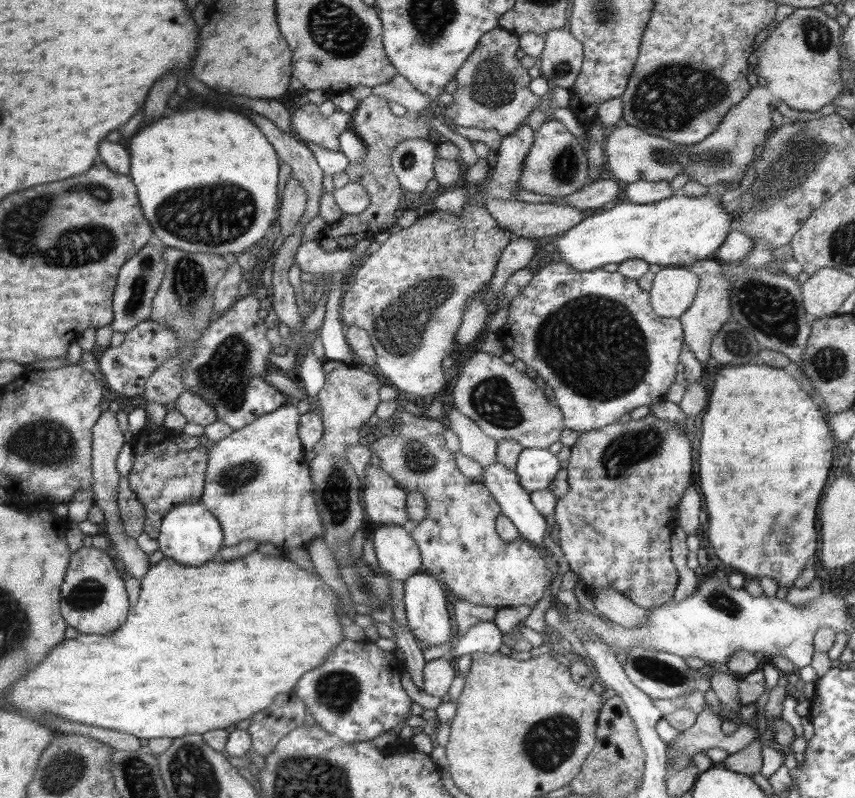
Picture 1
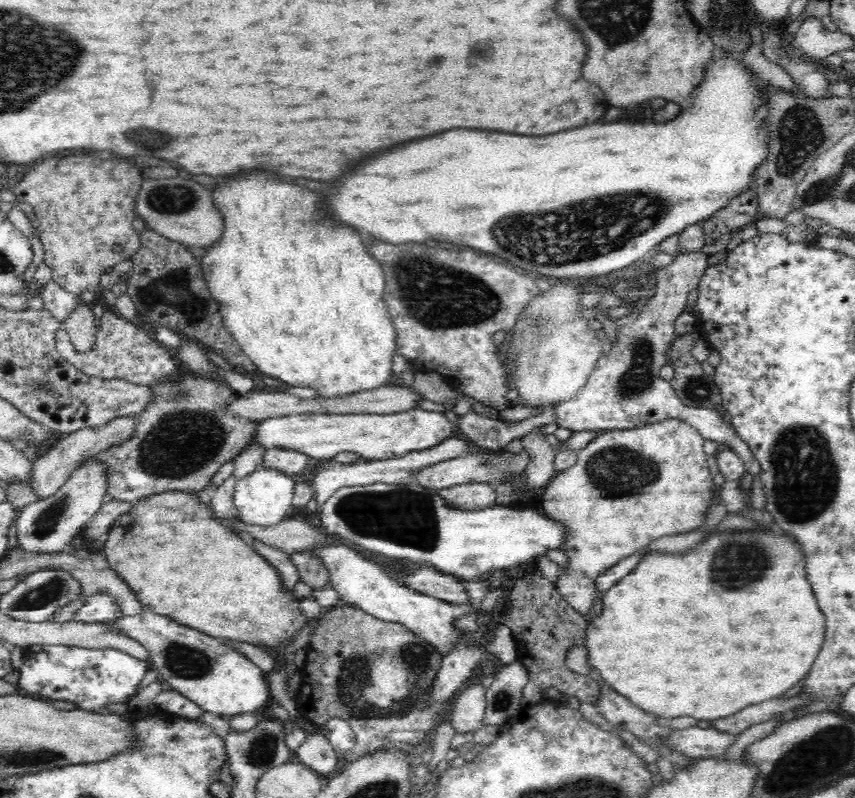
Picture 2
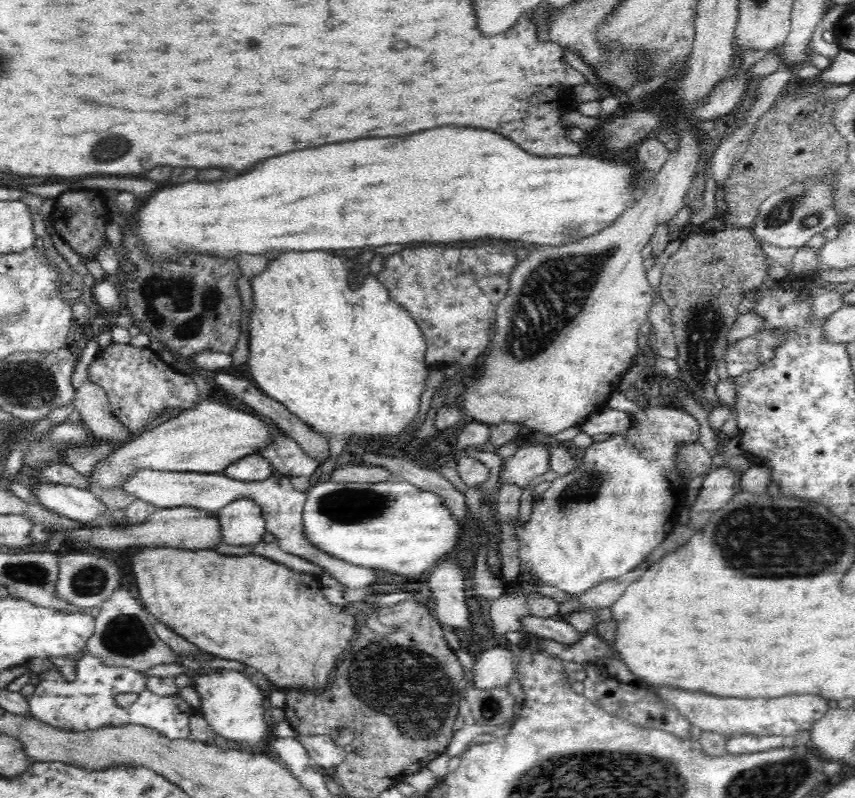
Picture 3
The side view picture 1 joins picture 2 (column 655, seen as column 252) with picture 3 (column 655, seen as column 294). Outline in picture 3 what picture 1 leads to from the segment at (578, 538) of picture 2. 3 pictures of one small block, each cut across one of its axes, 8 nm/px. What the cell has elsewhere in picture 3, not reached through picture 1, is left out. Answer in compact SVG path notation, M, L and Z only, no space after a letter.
M657 401L655 403L641 403L640 410L632 415L632 424L628 430L624 432L616 432L611 437L602 442L593 442L592 446L583 450L579 454L580 462L576 466L574 472L569 472L564 476L556 477L550 487L542 493L537 499L533 499L531 517L525 522L520 523L518 517L513 520L513 531L516 534L520 550L518 550L518 558L520 558L520 569L517 577L512 582L506 582L506 589L497 599L490 602L490 618L492 619L493 630L496 634L506 634L506 632L520 631L522 632L522 616L530 616L530 605L528 605L528 598L530 594L538 592L536 589L535 580L539 580L542 584L553 586L562 589L568 594L573 596L582 596L588 588L596 586L601 582L610 580L611 578L622 576L626 572L634 570L637 566L646 561L646 556L650 554L656 547L658 547L664 540L664 538L672 531L675 525L678 523L678 514L686 504L686 482L681 479L681 468L678 468L675 463L675 456L677 455L677 448L681 447L684 443L689 443L693 440L698 440L698 434L700 434L700 424L696 421L696 418L690 416L681 407L675 407L666 403Z

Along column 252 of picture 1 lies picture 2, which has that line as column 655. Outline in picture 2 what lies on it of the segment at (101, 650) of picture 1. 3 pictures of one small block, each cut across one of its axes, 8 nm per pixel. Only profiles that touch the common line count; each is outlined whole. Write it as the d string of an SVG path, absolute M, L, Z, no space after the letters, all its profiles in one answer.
M773 525L769 529L746 529L743 531L722 531L720 534L712 533L703 541L704 542L698 544L693 551L688 551L688 554L660 552L646 554L644 560L640 562L640 566L638 566L632 574L628 574L626 578L622 578L622 580L620 580L618 584L612 586L610 590L606 590L603 596L603 602L600 602L600 607L588 619L586 644L584 644L584 646L586 647L586 651L588 651L588 663L590 663L590 667L593 666L593 668L596 668L604 682L616 690L618 694L622 694L622 696L628 698L632 704L639 706L646 712L650 712L650 714L655 714L662 718L672 719L676 718L676 716L693 716L697 720L714 721L718 718L732 716L732 714L736 714L736 712L740 712L745 708L748 708L748 706L754 706L754 704L760 704L760 702L778 698L778 696L782 696L786 690L794 688L794 684L798 684L798 682L810 672L812 662L816 660L816 657L819 655L820 649L822 648L822 644L824 644L826 617L824 617L824 613L820 610L818 601L816 600L816 595L814 595L814 591L812 591L812 587L810 586L810 581L807 579L805 554L802 552L802 546L796 541L794 535L790 535Z

